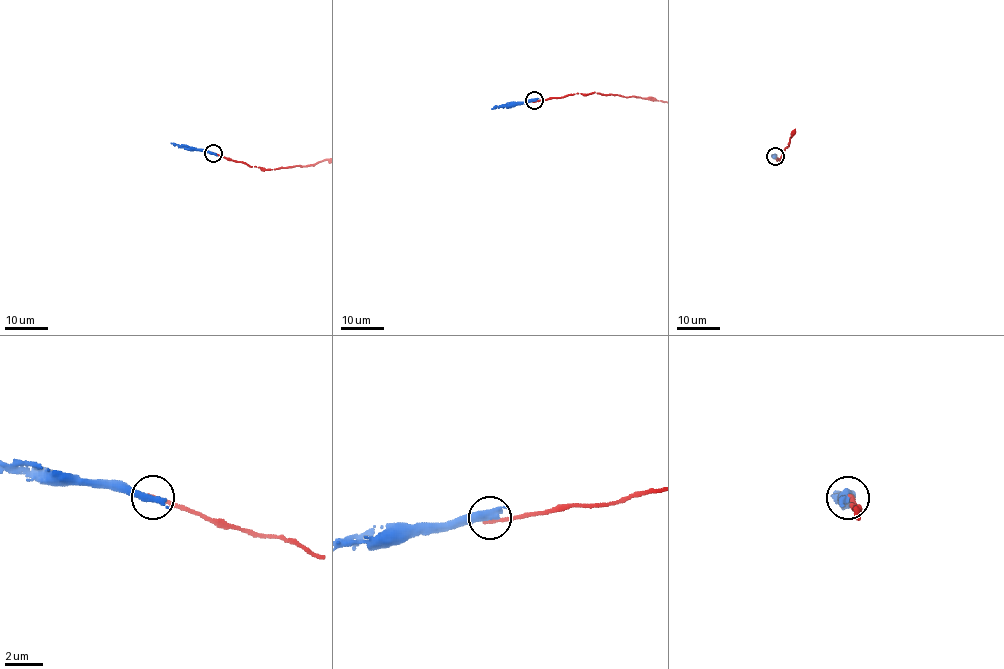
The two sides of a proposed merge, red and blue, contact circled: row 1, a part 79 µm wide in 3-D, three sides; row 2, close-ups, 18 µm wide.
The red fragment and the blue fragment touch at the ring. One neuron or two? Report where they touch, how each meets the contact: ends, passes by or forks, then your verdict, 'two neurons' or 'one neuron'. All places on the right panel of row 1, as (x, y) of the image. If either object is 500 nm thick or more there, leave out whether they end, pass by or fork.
at (775, 156); two neurons

